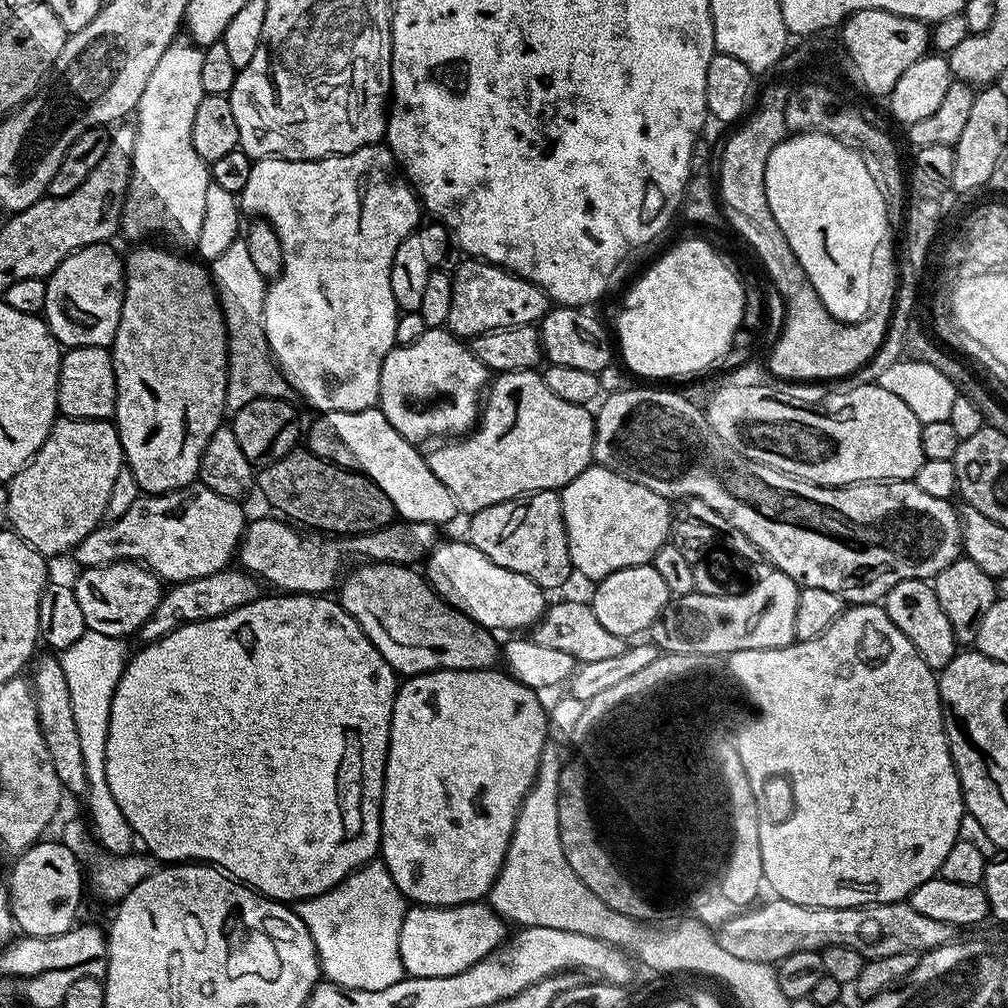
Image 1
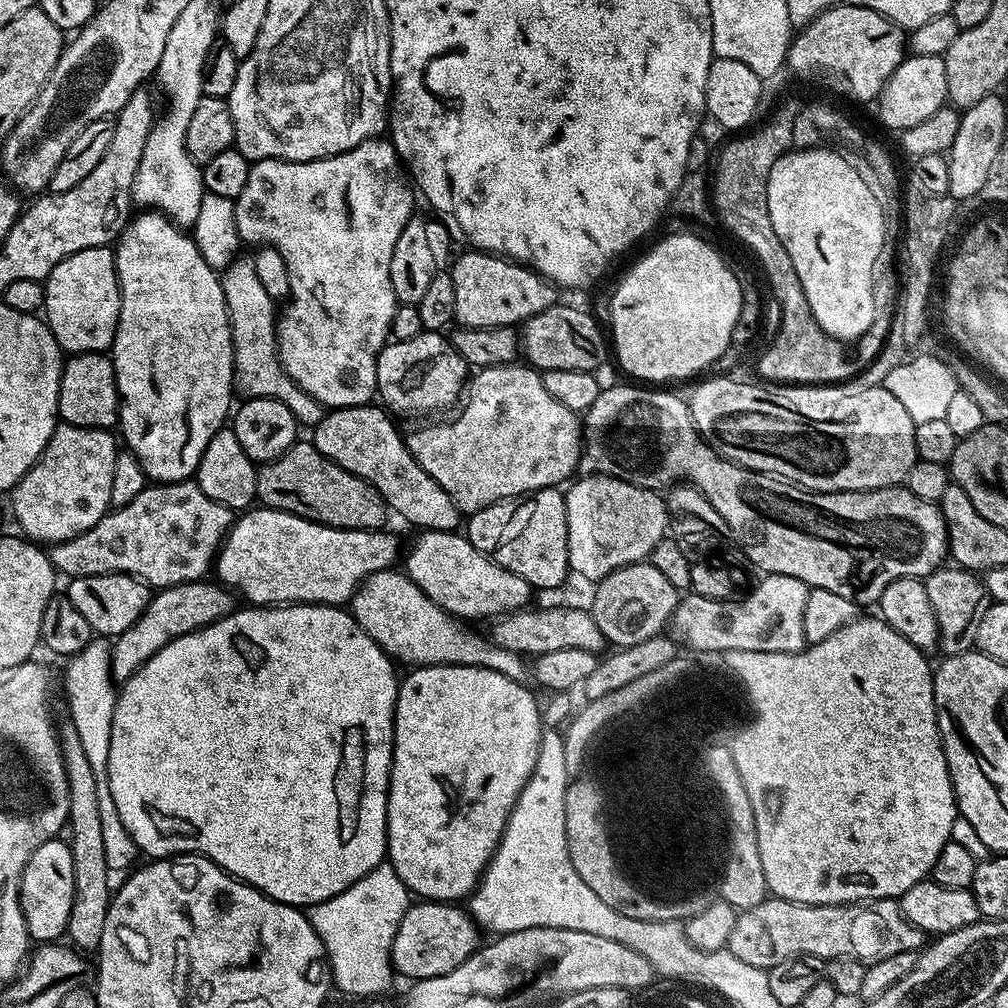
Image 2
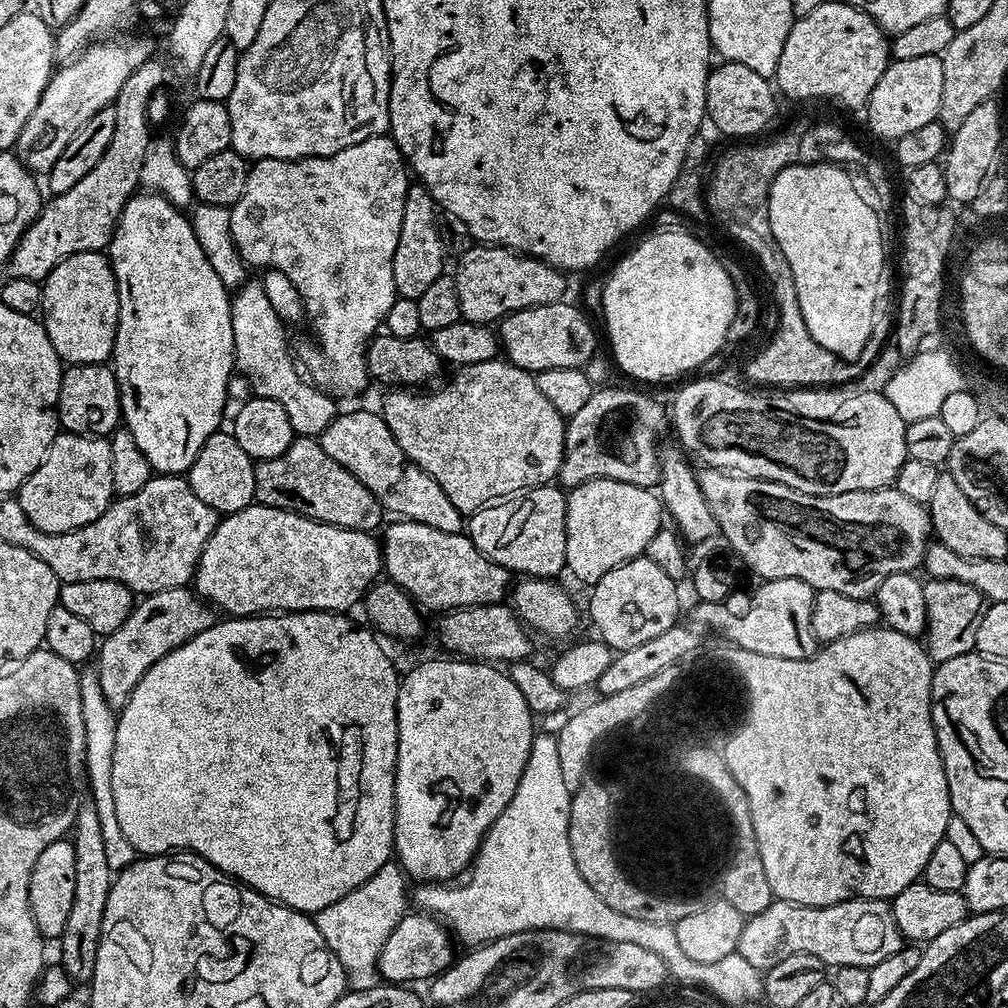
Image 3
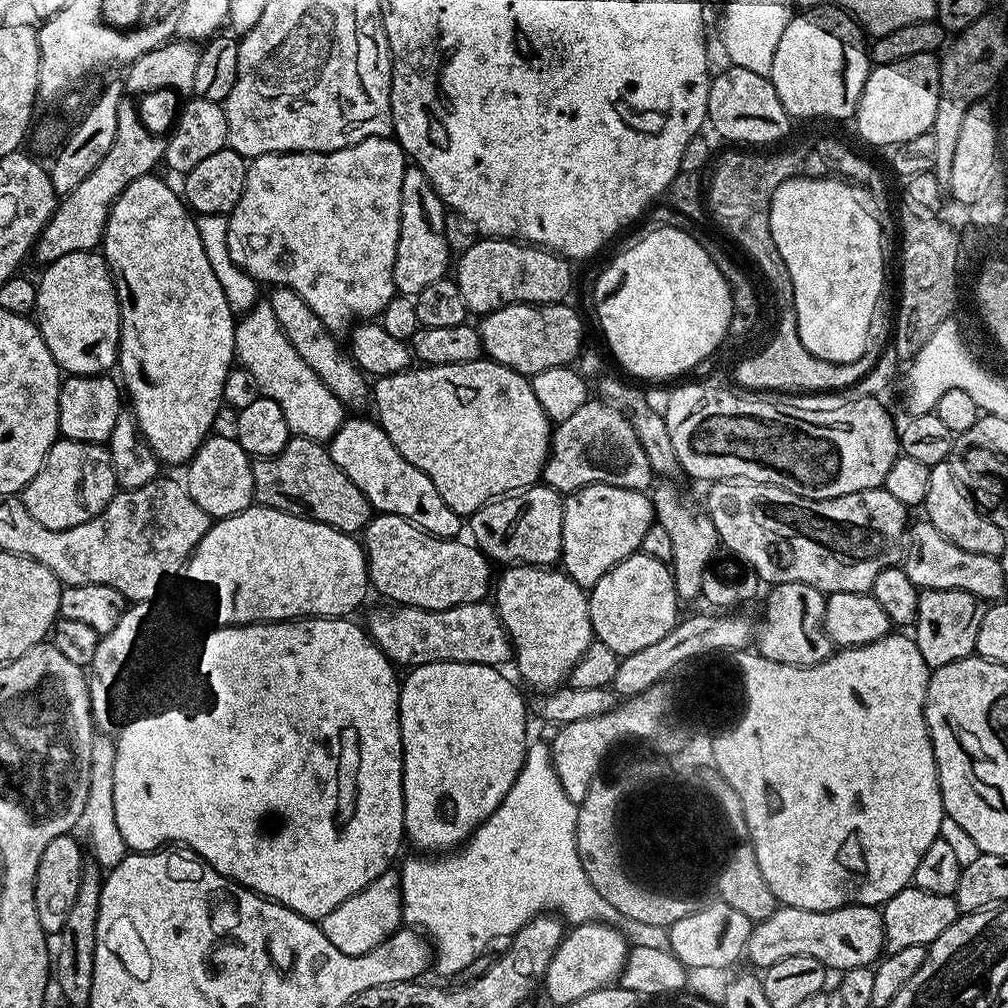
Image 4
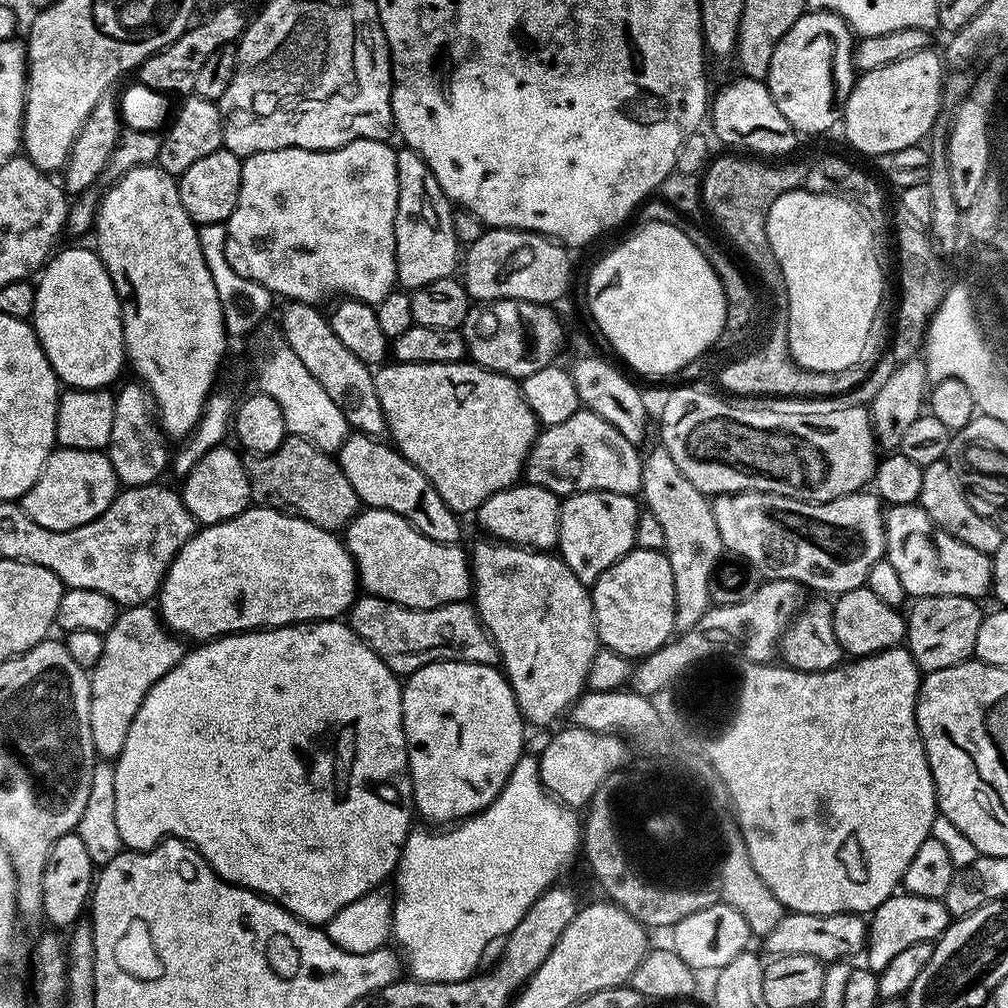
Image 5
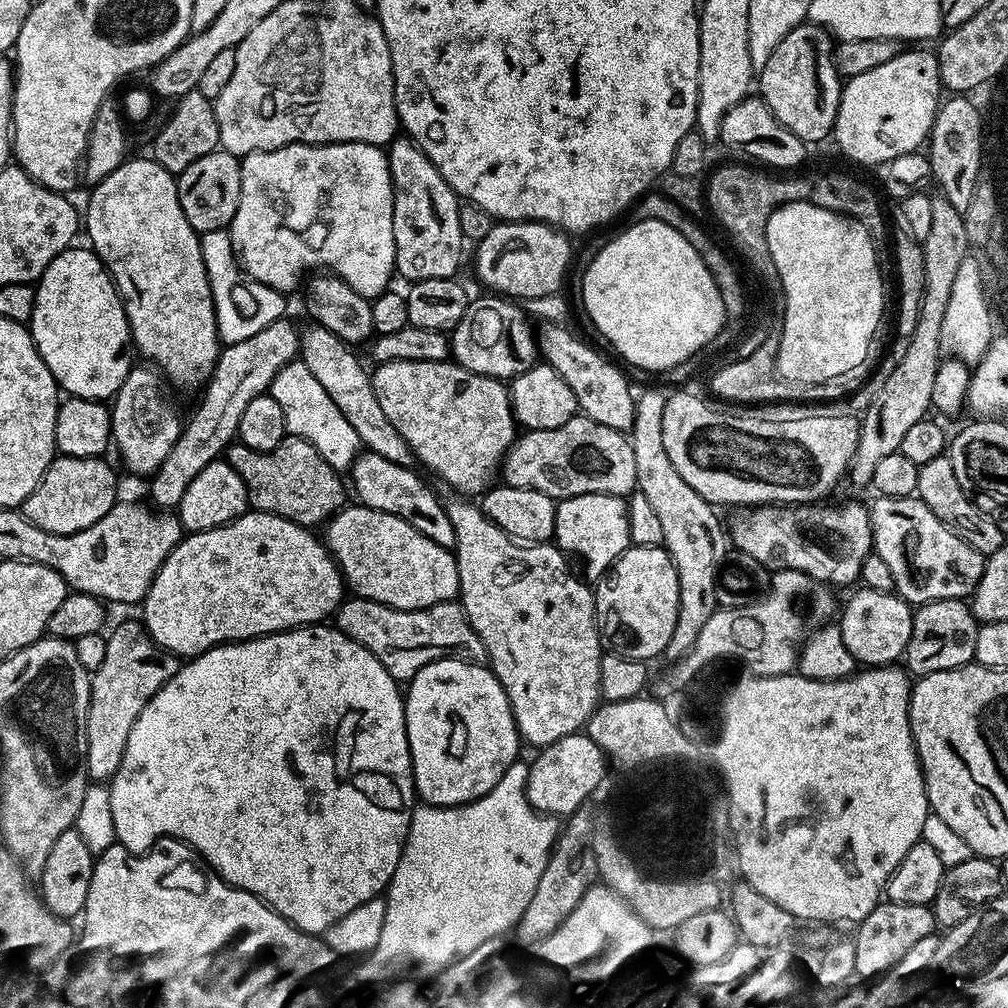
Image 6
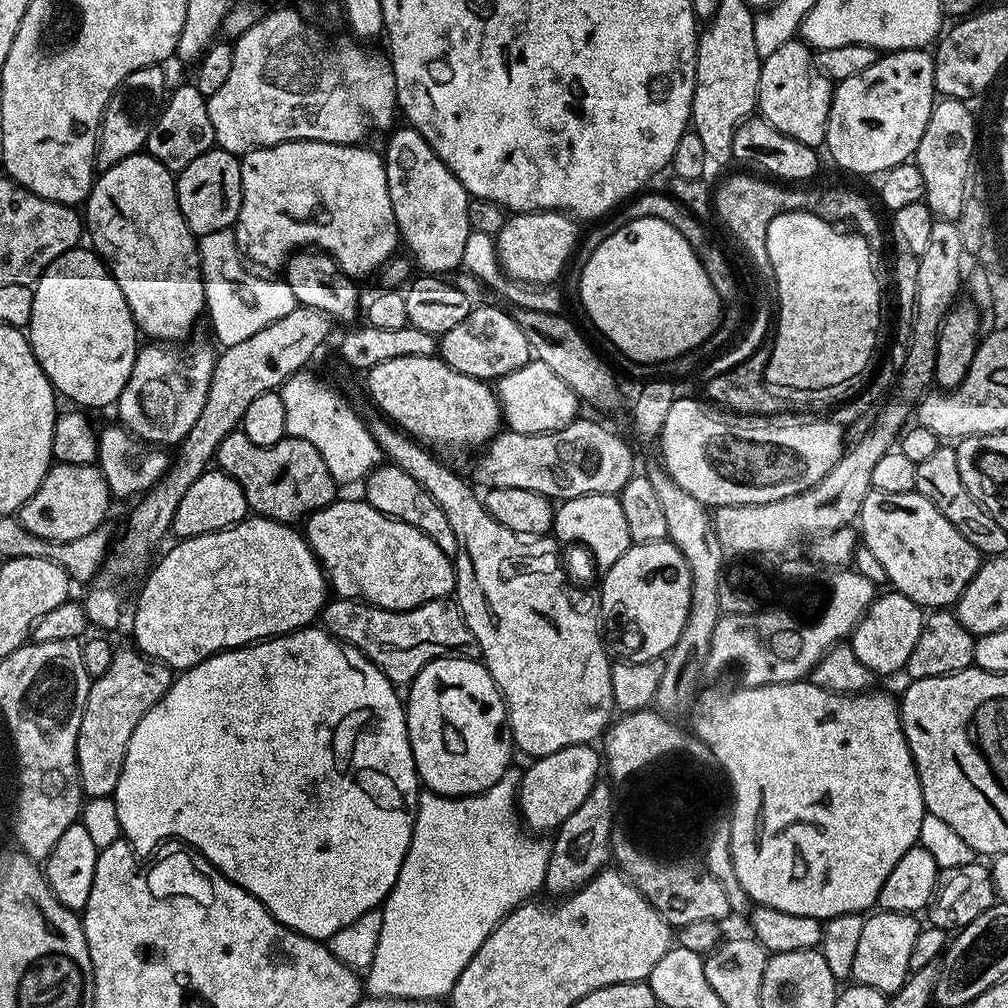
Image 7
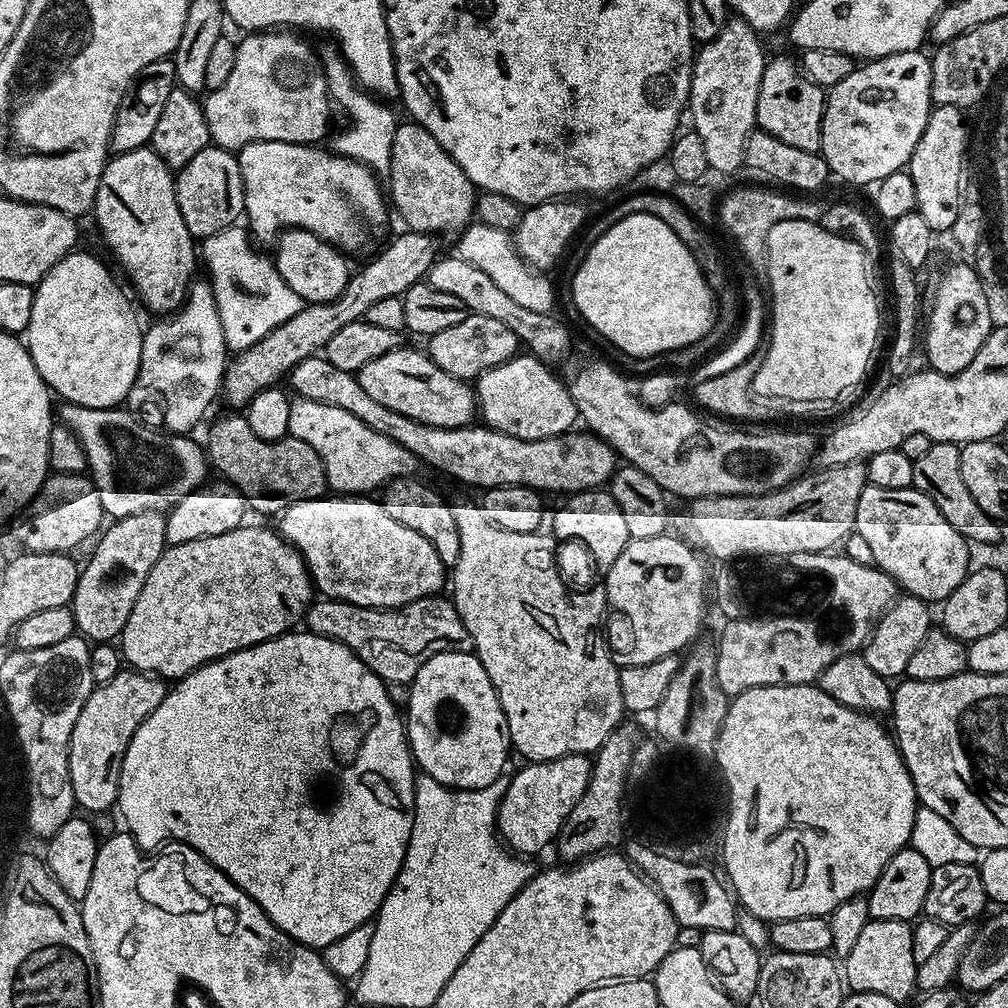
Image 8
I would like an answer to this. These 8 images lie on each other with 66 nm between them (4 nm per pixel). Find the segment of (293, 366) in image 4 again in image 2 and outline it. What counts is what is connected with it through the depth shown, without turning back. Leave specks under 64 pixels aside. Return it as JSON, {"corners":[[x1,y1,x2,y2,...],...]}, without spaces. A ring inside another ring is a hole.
{"corners":[[237,258,232,261,229,268,223,269,220,276,220,285,226,298,228,307,228,321,232,327,232,378,234,388,237,393,241,392,244,398,270,398,286,405,294,414,297,425,315,426,326,415,324,405,319,404,310,394,306,394,295,382,288,377,286,370,280,361,280,352,276,348,276,322,278,319,278,308,269,294,266,294,265,287,262,286,261,279,258,278,257,271,252,265,252,260]]}

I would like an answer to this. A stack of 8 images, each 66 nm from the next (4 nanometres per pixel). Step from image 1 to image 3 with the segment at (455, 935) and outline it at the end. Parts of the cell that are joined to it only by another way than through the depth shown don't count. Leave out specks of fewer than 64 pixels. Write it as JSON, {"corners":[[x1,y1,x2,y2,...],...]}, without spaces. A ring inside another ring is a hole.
{"corners":[[420,910,409,911,394,926,390,938,386,938,386,946,382,946,382,954,376,963,376,971,387,983,397,986,407,985,408,980,431,981,452,965,453,937,449,929,437,917,425,914]]}

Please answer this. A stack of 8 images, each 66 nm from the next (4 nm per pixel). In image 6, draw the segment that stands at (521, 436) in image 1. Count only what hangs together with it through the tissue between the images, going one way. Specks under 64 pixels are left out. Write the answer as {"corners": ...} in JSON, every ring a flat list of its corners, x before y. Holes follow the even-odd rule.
{"corners":[[448,360,376,364,371,378,374,394,378,394,378,403,386,418,390,418,394,430,406,438,421,465,424,463,438,479,445,480,453,493,476,498,488,491,518,435,516,417,512,415,512,398,505,381,474,374]]}

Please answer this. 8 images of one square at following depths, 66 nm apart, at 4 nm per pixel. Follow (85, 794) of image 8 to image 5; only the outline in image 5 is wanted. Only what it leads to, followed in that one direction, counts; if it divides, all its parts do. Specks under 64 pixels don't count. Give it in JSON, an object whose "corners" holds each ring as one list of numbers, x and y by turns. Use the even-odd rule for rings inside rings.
{"corners":[[148,604,128,606,117,615,114,626,104,633,102,658,90,669,90,738,94,738,94,750,97,757,104,762,115,761,126,746,126,738,130,734,132,719,138,710,145,707,148,691,172,668,172,660,168,657,168,639,170,633,164,627,159,611]]}

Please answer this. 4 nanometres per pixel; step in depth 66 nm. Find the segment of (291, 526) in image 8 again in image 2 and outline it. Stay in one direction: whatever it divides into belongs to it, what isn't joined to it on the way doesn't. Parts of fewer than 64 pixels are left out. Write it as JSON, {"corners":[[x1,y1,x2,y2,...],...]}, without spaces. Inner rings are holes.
{"corners":[[450,530,443,532,423,531,408,554,406,566,404,566,405,571,429,599,449,615,464,620,486,616,492,618,498,613,503,614,511,609,510,602,512,600,513,605,516,606,524,606,529,603,527,596,528,592,530,593,530,585,525,580,518,579,512,571,506,570,484,552,480,552,465,535,454,533]]}

